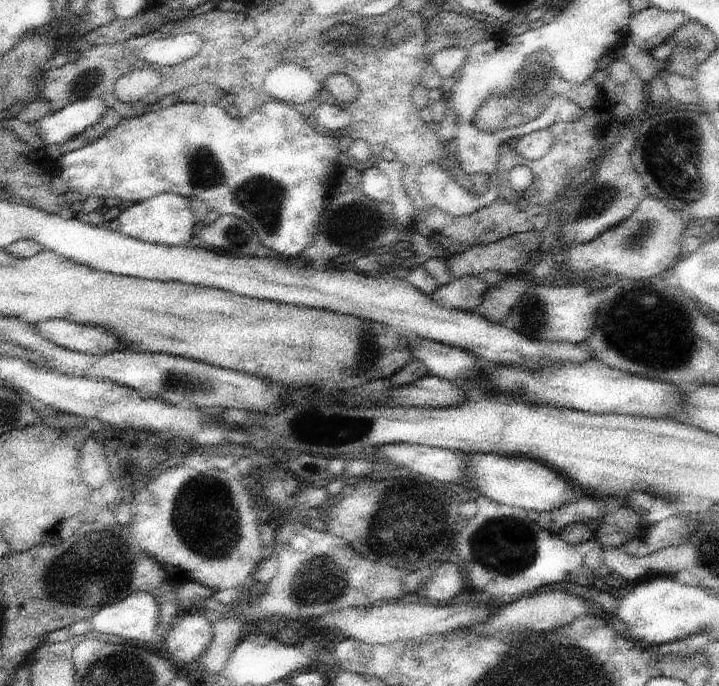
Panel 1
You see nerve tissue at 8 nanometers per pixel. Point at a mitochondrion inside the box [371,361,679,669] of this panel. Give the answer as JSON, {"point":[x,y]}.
{"point":[507,545]}

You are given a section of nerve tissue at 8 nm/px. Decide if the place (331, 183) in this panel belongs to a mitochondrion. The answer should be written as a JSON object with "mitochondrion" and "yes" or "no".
{"mitochondrion":"no"}

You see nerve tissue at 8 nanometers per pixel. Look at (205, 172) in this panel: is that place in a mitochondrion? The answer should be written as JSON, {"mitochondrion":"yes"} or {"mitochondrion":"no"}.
{"mitochondrion":"yes"}

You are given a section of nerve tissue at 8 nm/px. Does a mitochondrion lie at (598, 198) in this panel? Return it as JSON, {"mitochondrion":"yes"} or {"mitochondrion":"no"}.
{"mitochondrion":"yes"}

